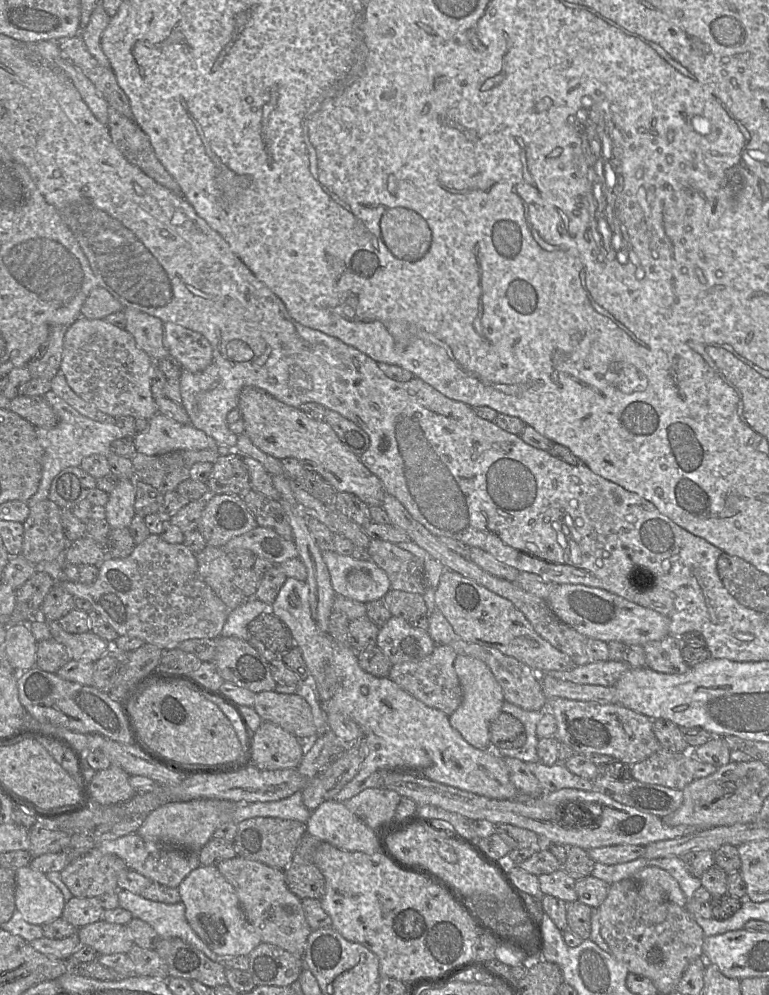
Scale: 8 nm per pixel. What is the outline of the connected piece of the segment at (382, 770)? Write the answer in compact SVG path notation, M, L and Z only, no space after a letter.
M287 578L272 605L272 613L289 628L294 647L300 648L325 714L350 718L366 736L368 754L357 775L341 789L335 801L343 803L365 789L382 788L383 776L393 771L414 771L437 783L491 799L511 800L518 796L503 757L492 747L479 750L470 745L450 725L444 712L425 705L389 677L378 678L365 672L351 646L340 645L318 628L311 615L306 581Z

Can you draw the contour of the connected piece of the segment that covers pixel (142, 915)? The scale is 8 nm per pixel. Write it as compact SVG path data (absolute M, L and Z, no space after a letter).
M118 890L119 907L129 911L133 918L141 919L151 925L161 939L180 938L205 954L210 960L223 963L193 931L185 917L182 901L164 904L145 899L126 890Z

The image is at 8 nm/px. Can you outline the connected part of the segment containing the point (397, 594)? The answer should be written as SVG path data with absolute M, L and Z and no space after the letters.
M390 590L383 599L385 607L392 616L411 623L421 617L428 617L428 609L420 594Z

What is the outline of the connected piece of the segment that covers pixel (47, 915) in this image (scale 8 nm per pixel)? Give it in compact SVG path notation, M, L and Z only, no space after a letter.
M25 866L15 871L16 911L29 924L43 926L62 917L64 898L46 875Z

